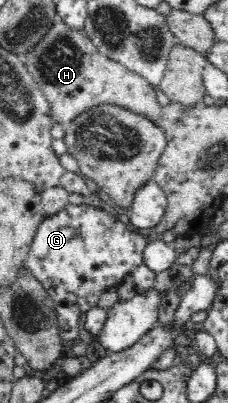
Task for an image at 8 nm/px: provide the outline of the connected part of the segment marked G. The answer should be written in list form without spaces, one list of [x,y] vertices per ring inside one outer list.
[[[84,202],[81,205],[67,204],[57,213],[47,215],[37,226],[23,267],[31,271],[47,290],[56,310],[60,336],[64,341],[69,341],[69,339],[78,337],[77,318],[79,313],[85,314],[86,311],[95,308],[99,295],[103,291],[112,285],[118,285],[124,275],[131,273],[135,266],[144,262],[144,249],[149,243],[156,239],[172,245],[172,242],[179,237],[181,235],[167,229],[160,234],[133,231],[123,221],[103,210],[101,206],[95,207]]]

